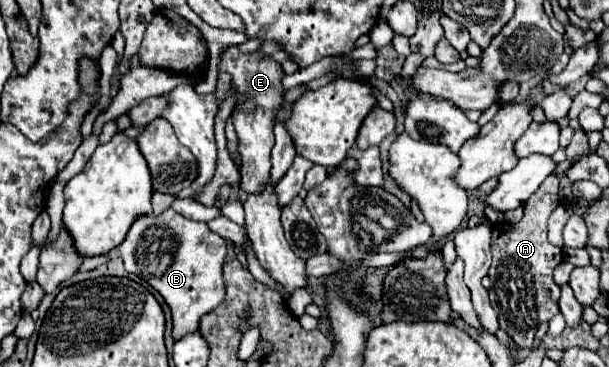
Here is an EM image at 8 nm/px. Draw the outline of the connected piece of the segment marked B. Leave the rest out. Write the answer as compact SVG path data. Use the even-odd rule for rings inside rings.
M168 207L160 215L140 215L134 219L126 239L118 245L118 255L128 273L148 281L170 305L174 339L198 329L200 317L214 311L224 301L222 267L226 263L228 243L206 223L190 221Z

